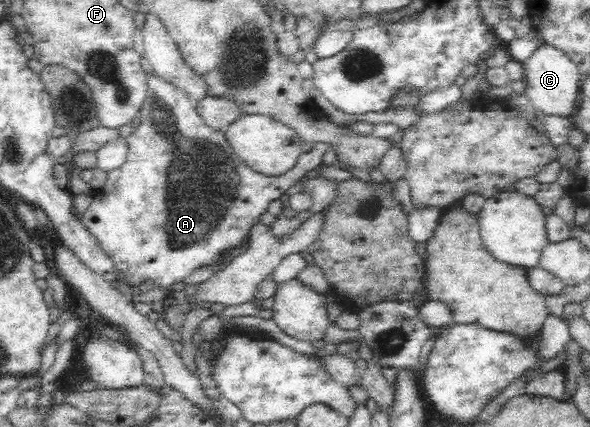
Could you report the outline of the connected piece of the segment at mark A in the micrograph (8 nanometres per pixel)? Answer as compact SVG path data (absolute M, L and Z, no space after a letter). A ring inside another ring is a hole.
M145 72L145 79L146 94L138 114L140 117L140 125L138 125L138 128L134 128L134 132L126 138L126 143L128 143L126 162L123 162L122 166L113 168L107 172L104 184L92 192L91 195L94 199L87 211L82 215L80 221L86 227L87 232L90 233L91 238L102 249L102 252L113 262L116 276L120 281L125 282L128 286L135 287L144 283L144 280L154 280L156 286L170 288L170 286L180 282L185 276L192 274L194 270L204 268L204 266L207 266L207 268L210 268L210 266L219 266L222 264L224 254L230 254L232 250L240 250L249 241L252 226L256 226L256 223L260 222L262 214L266 214L268 204L280 198L282 193L290 188L290 186L294 186L310 170L323 164L322 156L326 152L334 152L336 145L332 142L315 143L308 152L304 152L298 157L297 163L290 170L278 176L262 174L261 172L252 170L242 159L238 158L238 155L225 138L223 131L213 130L210 126L204 124L204 121L194 108L197 103L196 99L190 97L184 89L177 87L173 82L166 80L164 77L160 77L158 73L150 74L150 72Z

